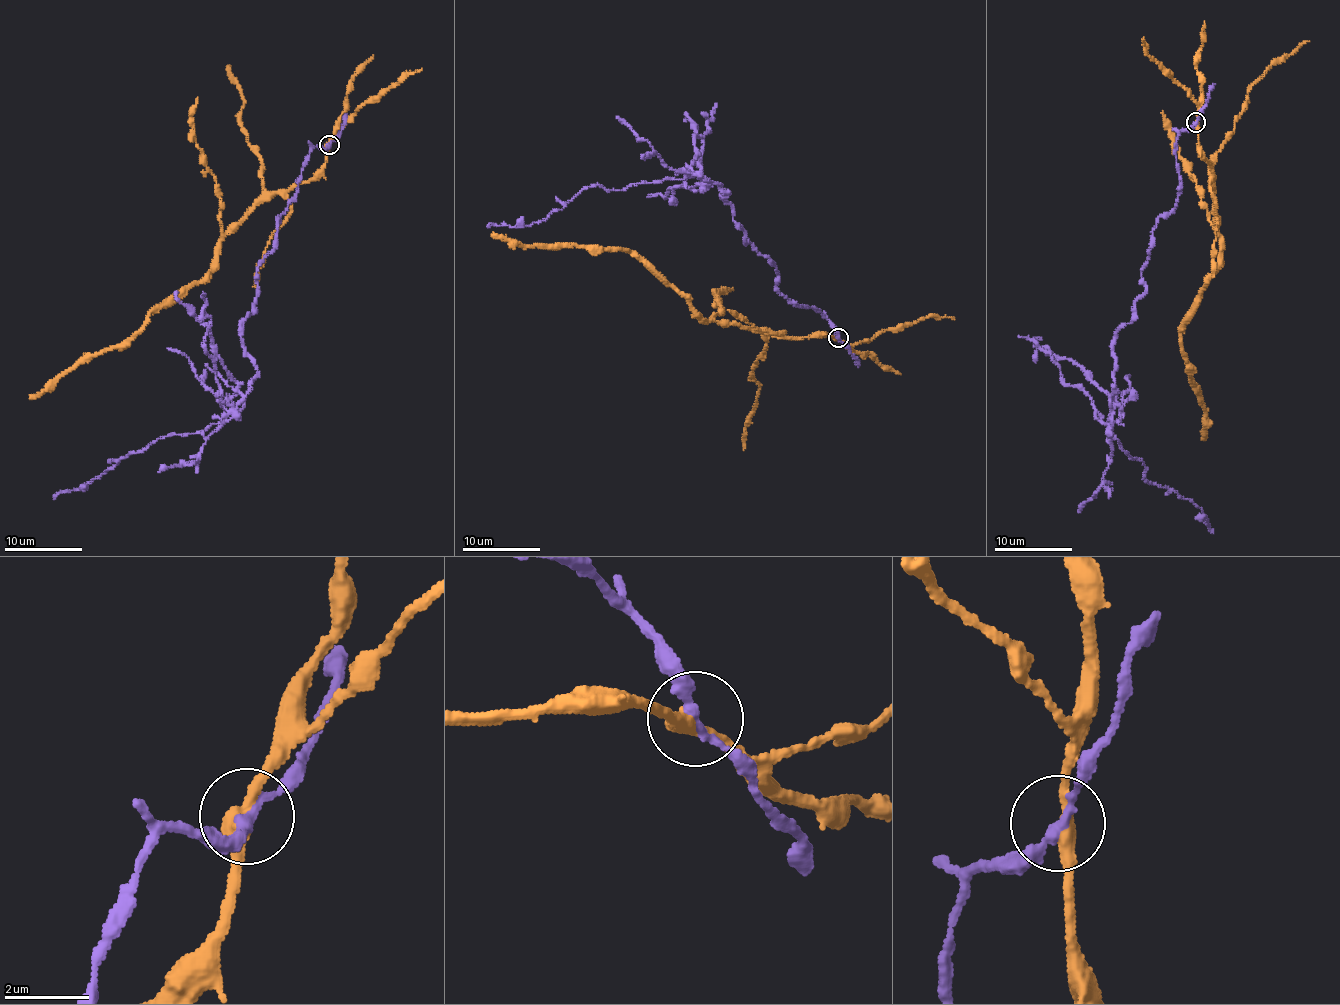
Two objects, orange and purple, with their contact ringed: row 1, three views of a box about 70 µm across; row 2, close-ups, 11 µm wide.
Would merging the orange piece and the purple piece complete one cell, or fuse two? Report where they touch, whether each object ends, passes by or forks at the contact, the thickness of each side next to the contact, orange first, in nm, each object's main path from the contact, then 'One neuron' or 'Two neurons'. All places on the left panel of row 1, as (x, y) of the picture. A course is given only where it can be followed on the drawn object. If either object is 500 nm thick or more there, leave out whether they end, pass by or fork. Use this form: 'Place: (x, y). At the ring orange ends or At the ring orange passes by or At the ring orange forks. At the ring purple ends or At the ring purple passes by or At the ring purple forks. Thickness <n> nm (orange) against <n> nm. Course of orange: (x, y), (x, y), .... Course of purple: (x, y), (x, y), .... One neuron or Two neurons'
Place: (329, 145). At the ring orange passes by. At the ring purple passes by. Thickness 340 nm (orange) against 240 nm. Course of orange: (328, 144), (327, 162), (313, 178), (268, 193), (220, 242), (210, 273), (123, 342), (83, 355), (29, 398). Course of purple: (328, 144), (256, 267), (241, 331), (258, 377), (243, 399), (54, 499). Two neurons

